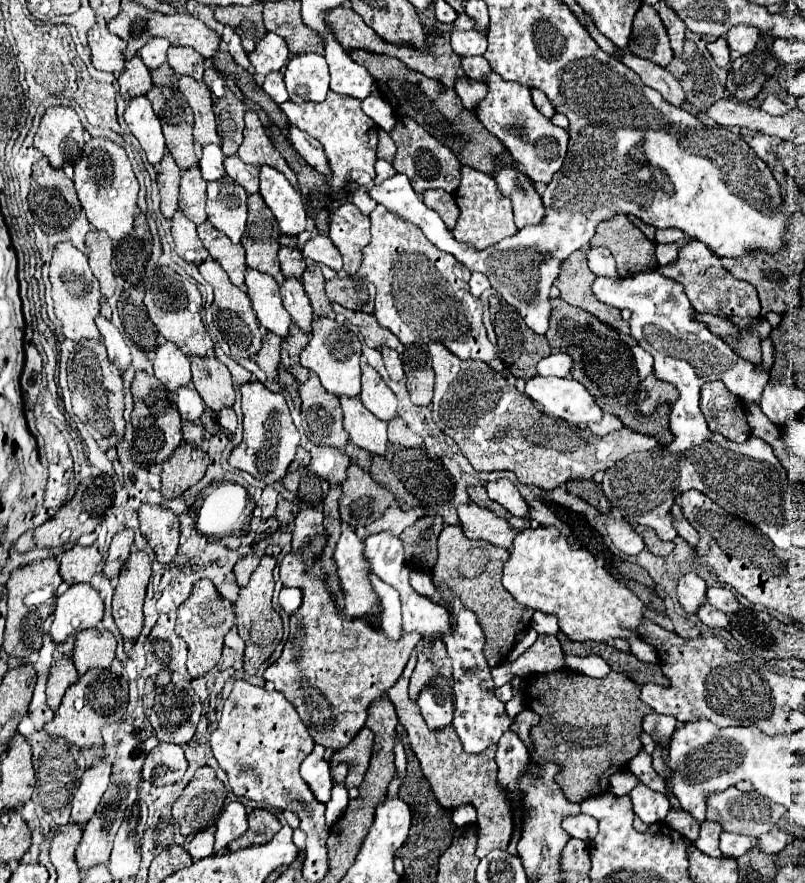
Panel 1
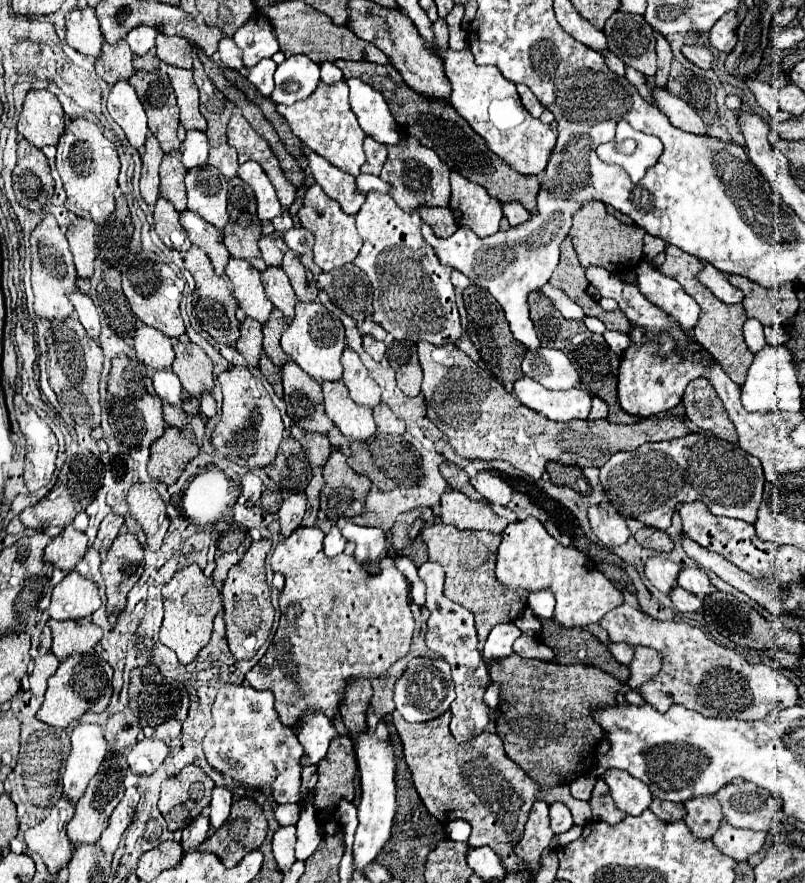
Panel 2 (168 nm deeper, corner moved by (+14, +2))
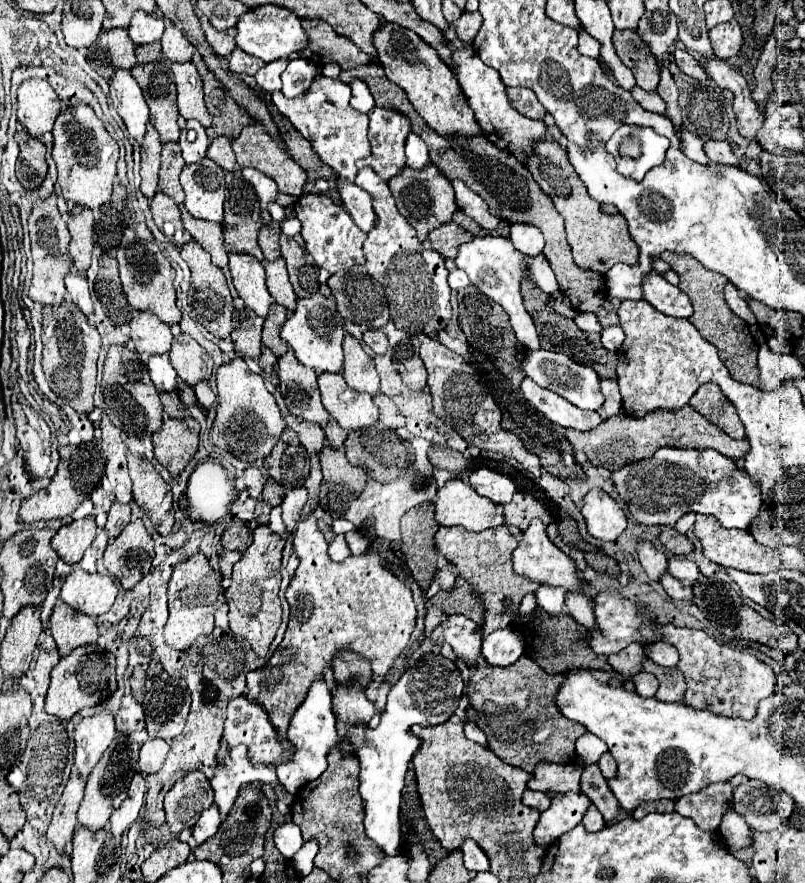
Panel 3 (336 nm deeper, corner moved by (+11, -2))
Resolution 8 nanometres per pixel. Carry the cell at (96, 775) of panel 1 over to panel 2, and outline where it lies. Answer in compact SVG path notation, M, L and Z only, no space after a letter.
M77 724L71 732L71 754L65 762L63 792L69 800L77 802L89 780L97 774L107 754L103 728L97 724Z

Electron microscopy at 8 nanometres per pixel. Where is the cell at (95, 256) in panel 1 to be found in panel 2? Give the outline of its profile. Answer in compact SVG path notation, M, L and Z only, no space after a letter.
M77 218L67 228L67 240L75 258L75 268L81 278L93 276L95 260L95 224L85 218Z

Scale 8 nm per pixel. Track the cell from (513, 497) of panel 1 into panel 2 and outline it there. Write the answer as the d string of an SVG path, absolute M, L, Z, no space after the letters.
M481 470L477 476L471 478L471 486L489 502L489 504L501 504L507 506L511 500L511 486L495 472Z

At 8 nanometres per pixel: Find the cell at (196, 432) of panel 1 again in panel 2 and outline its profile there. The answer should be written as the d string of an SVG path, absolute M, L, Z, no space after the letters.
M163 404L163 418L169 426L175 426L175 428L185 428L185 424L187 424L187 414L181 406Z

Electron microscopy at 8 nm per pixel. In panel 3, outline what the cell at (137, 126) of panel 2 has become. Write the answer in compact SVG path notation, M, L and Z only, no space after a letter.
M118 70L110 80L110 98L116 112L122 116L130 136L142 140L148 126L148 104L138 82L126 70Z

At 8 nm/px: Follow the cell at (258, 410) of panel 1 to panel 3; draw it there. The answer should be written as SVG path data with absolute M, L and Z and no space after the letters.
M234 358L216 370L218 384L218 414L210 430L210 440L214 446L228 450L232 456L244 462L254 462L258 458L270 456L272 448L282 436L286 426L274 396L266 390L262 376L252 374L242 358Z

